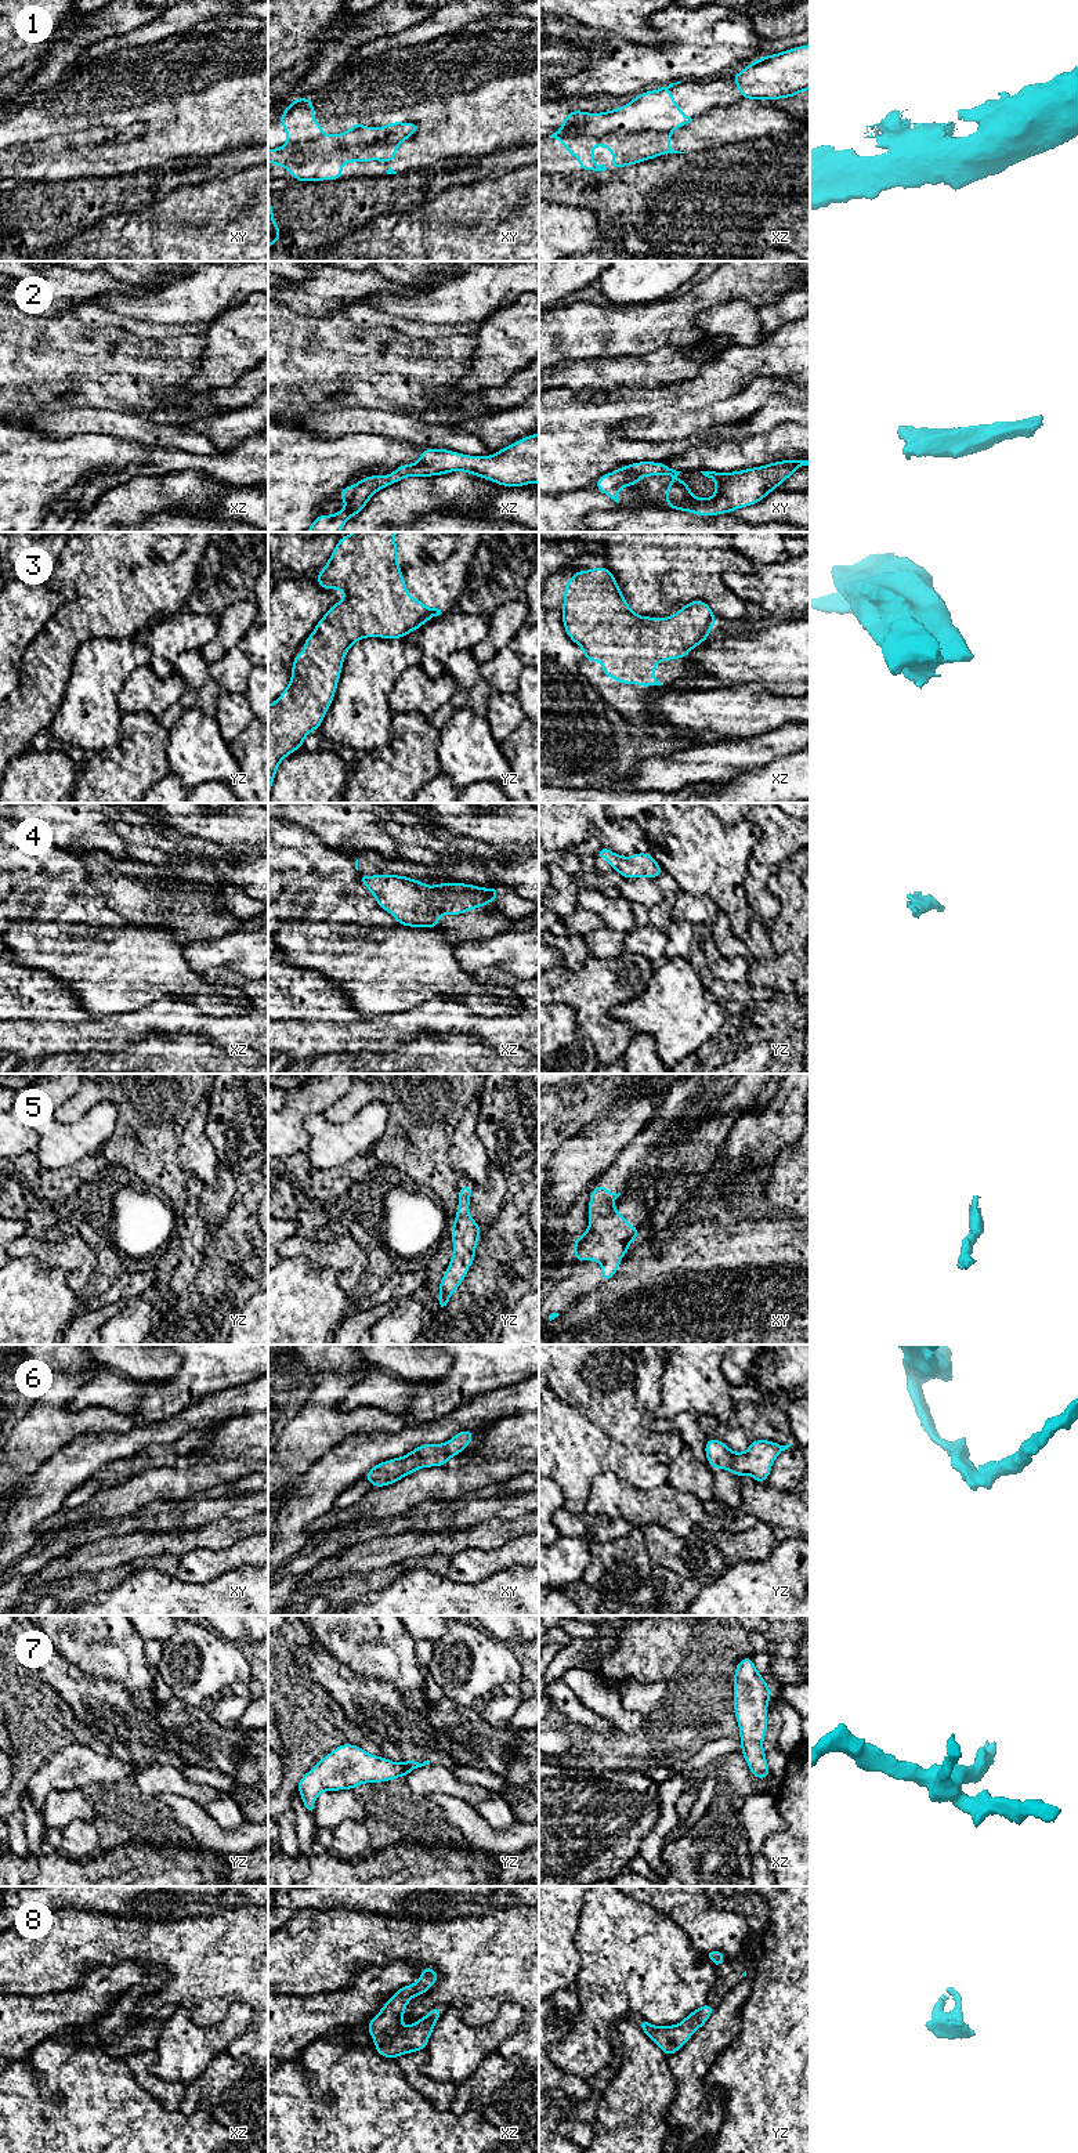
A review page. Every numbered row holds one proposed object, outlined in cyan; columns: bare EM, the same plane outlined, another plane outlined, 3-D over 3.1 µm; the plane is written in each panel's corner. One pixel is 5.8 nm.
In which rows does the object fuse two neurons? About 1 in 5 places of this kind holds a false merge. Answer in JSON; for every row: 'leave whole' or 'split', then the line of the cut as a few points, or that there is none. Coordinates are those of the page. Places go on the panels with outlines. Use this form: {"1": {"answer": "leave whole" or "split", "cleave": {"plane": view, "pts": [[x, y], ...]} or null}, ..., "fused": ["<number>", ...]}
{"1": {"answer": "split", "cleave": {"plane": "xy", "pts": [[372, 133], [372, 140], [360, 149], [303, 158], [290, 172]]}}, "2": {"answer": "leave whole", "cleave": null}, "3": {"answer": "leave whole", "cleave": null}, "4": {"answer": "leave whole", "cleave": null}, "5": {"answer": "leave whole", "cleave": null}, "6": {"answer": "leave whole", "cleave": null}, "7": {"answer": "leave whole", "cleave": null}, "8": {"answer": "leave whole", "cleave": null}, "fused": ["1"]}

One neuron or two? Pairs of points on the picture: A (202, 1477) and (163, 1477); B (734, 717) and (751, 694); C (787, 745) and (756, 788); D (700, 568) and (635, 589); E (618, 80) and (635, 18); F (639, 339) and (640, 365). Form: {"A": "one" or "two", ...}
{"A": "one", "B": "one", "C": "two", "D": "one", "E": "two", "F": "two"}

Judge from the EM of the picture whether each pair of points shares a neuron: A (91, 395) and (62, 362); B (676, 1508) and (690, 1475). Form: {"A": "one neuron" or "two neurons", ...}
{"A": "one neuron", "B": "two neurons"}

